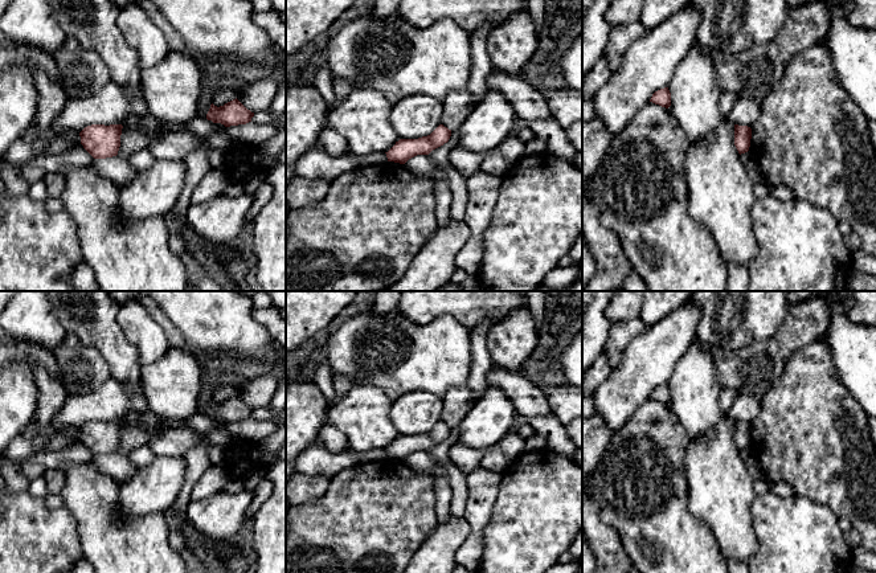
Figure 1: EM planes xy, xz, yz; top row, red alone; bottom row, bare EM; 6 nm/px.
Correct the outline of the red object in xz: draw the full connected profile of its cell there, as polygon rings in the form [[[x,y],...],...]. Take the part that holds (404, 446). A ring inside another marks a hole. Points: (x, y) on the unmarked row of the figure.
[[[439,421],[430,431],[418,435],[400,435],[388,447],[388,458],[405,461],[409,455],[417,451],[429,451],[433,446],[449,438],[451,426]]]

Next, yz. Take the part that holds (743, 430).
[[[734,421],[734,442],[740,451],[749,447],[750,435],[752,435],[750,423]]]

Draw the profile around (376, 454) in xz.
[[[373,449],[369,451],[357,451],[356,453],[357,463],[378,462],[386,459],[388,454],[385,449]]]

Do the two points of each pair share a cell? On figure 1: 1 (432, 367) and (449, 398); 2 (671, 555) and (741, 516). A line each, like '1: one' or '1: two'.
1: two
2: two

